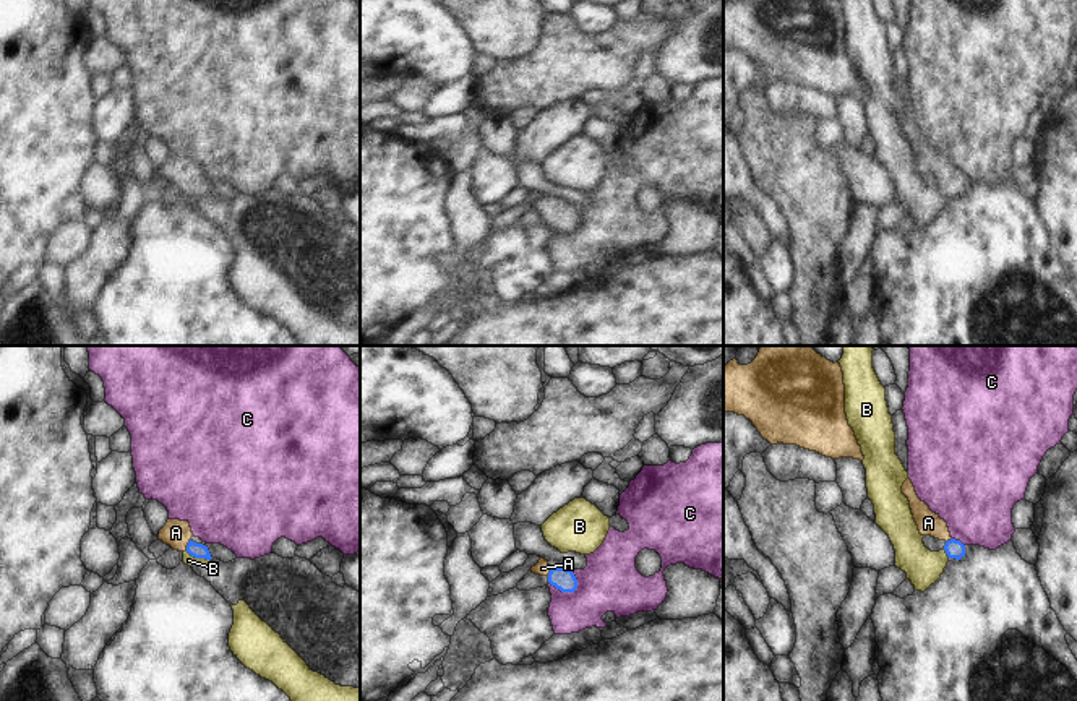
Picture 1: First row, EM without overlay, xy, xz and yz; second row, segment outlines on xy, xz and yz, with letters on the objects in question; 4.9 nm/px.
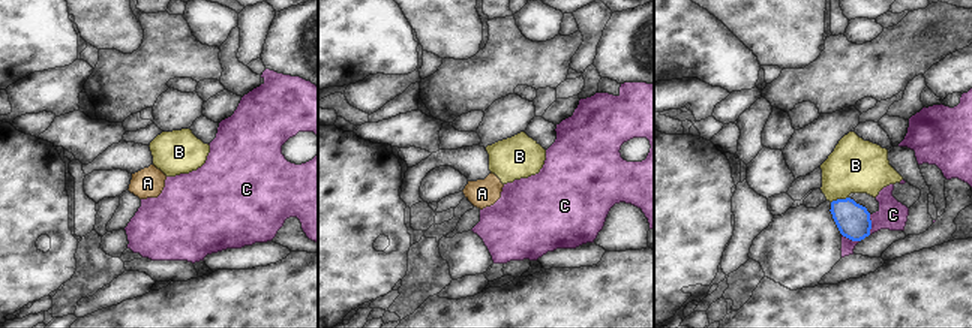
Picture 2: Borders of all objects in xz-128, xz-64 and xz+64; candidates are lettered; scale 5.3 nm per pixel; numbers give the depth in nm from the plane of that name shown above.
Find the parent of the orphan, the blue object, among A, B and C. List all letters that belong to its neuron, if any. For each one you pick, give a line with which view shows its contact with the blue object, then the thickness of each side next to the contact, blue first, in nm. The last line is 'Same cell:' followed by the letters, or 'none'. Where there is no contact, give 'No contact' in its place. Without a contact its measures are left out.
A: Touches blue in xy. Thickness 80 nm (blue) against 140 nm
Same cell: A

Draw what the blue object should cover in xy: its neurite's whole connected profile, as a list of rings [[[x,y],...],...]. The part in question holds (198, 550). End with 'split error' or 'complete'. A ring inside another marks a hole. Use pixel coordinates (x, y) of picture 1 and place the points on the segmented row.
[[[167,519],[157,537],[174,550],[187,550],[195,558],[212,558],[206,545],[191,540],[193,532],[188,521]]] | split error

